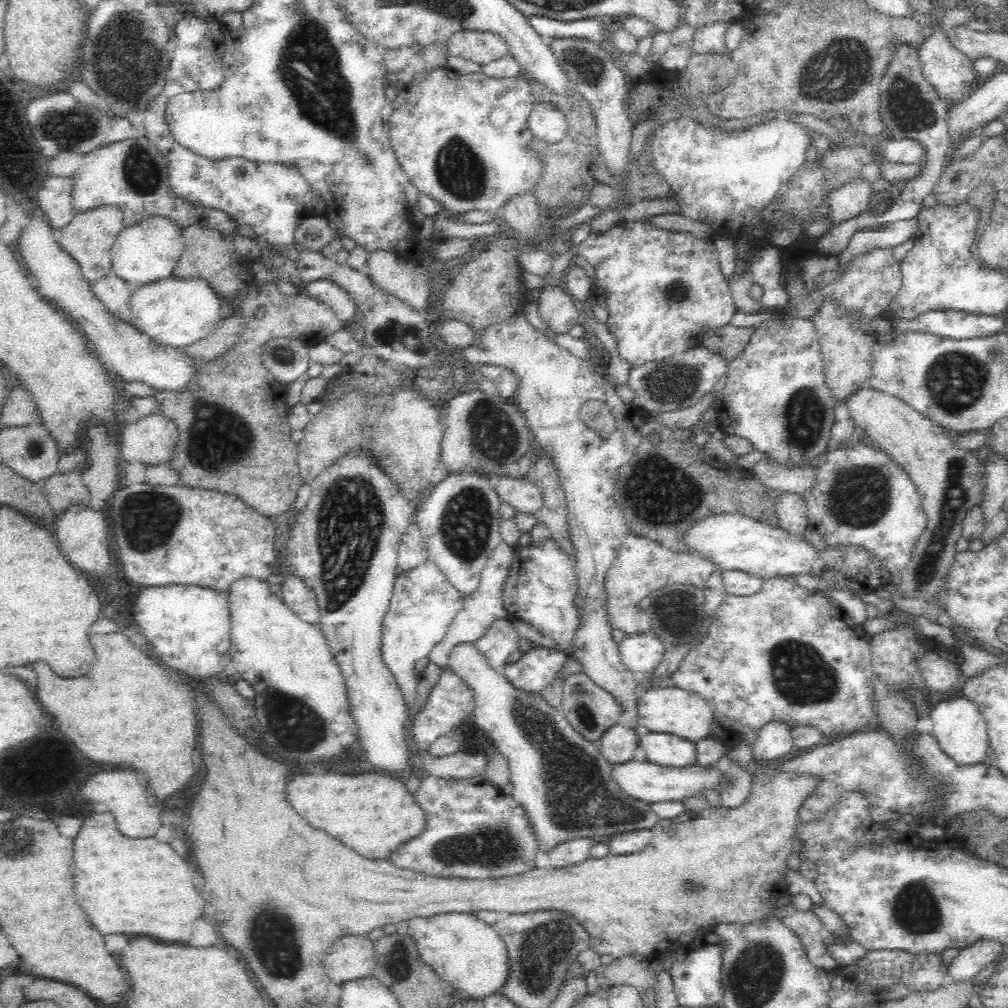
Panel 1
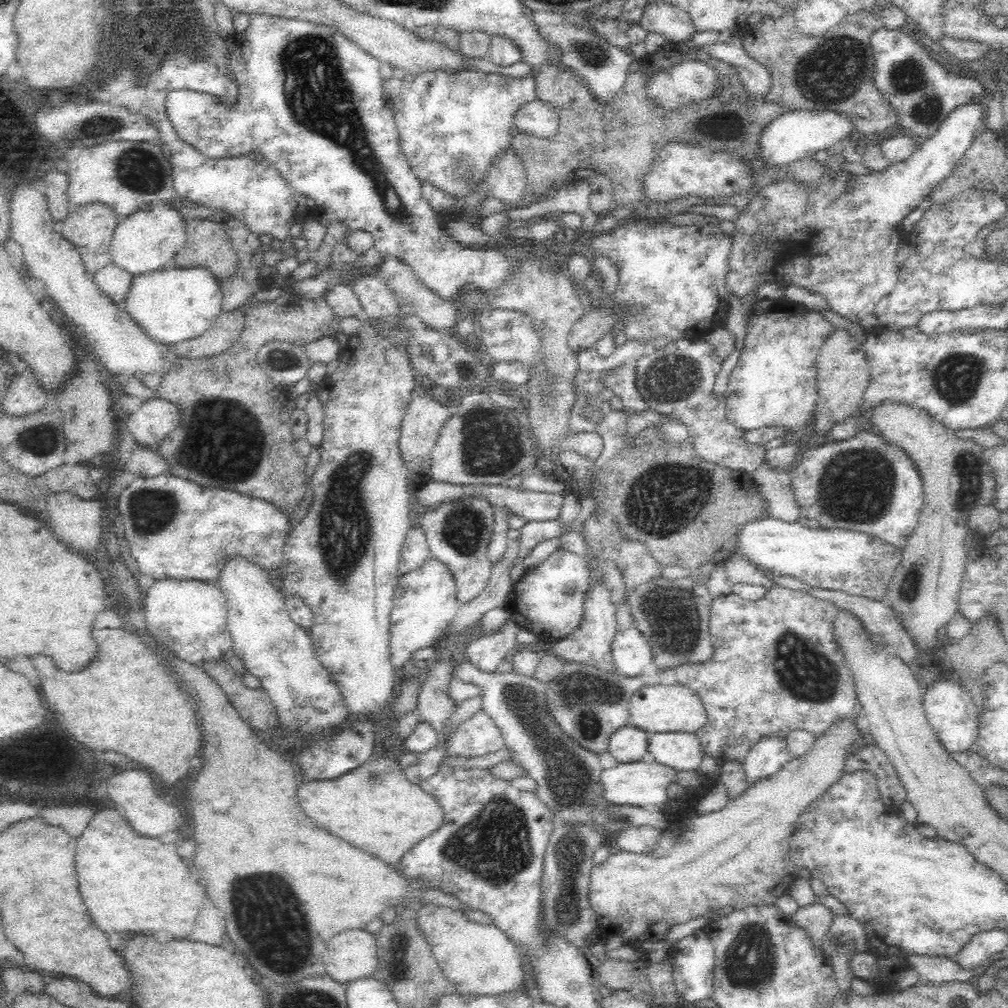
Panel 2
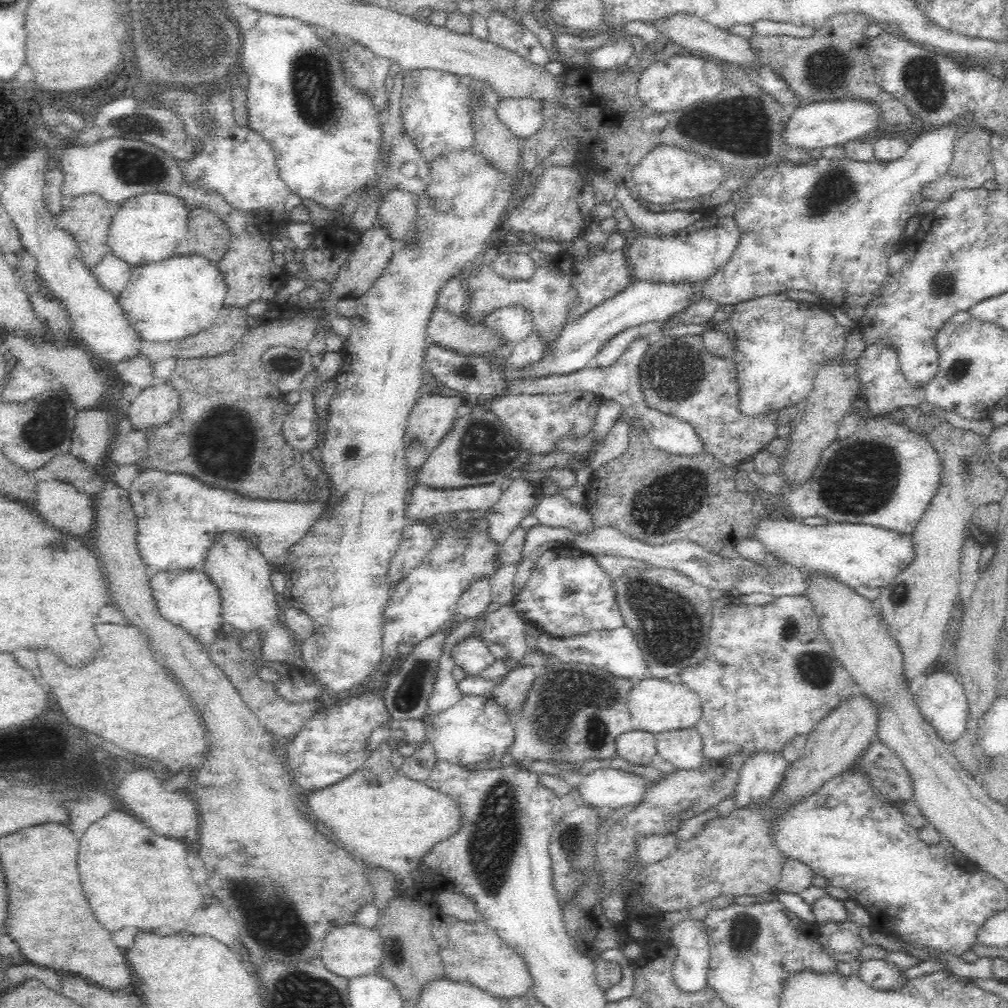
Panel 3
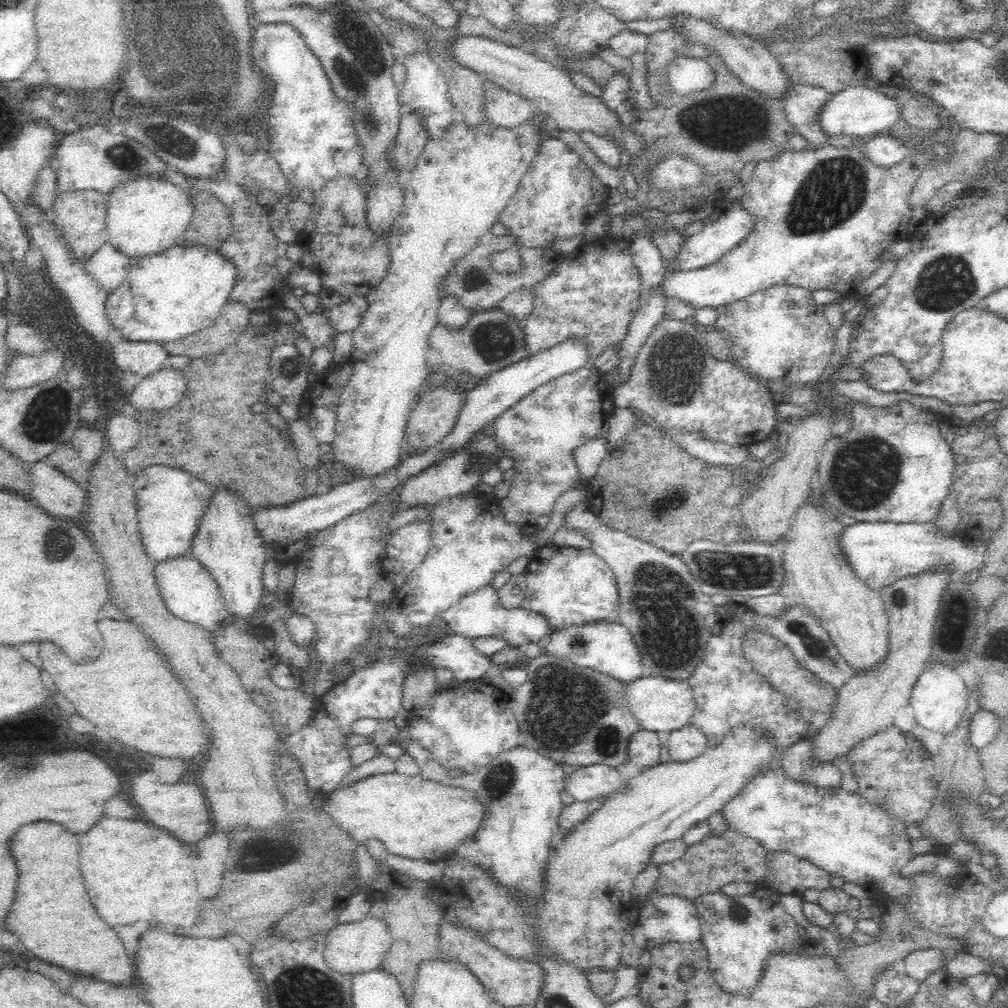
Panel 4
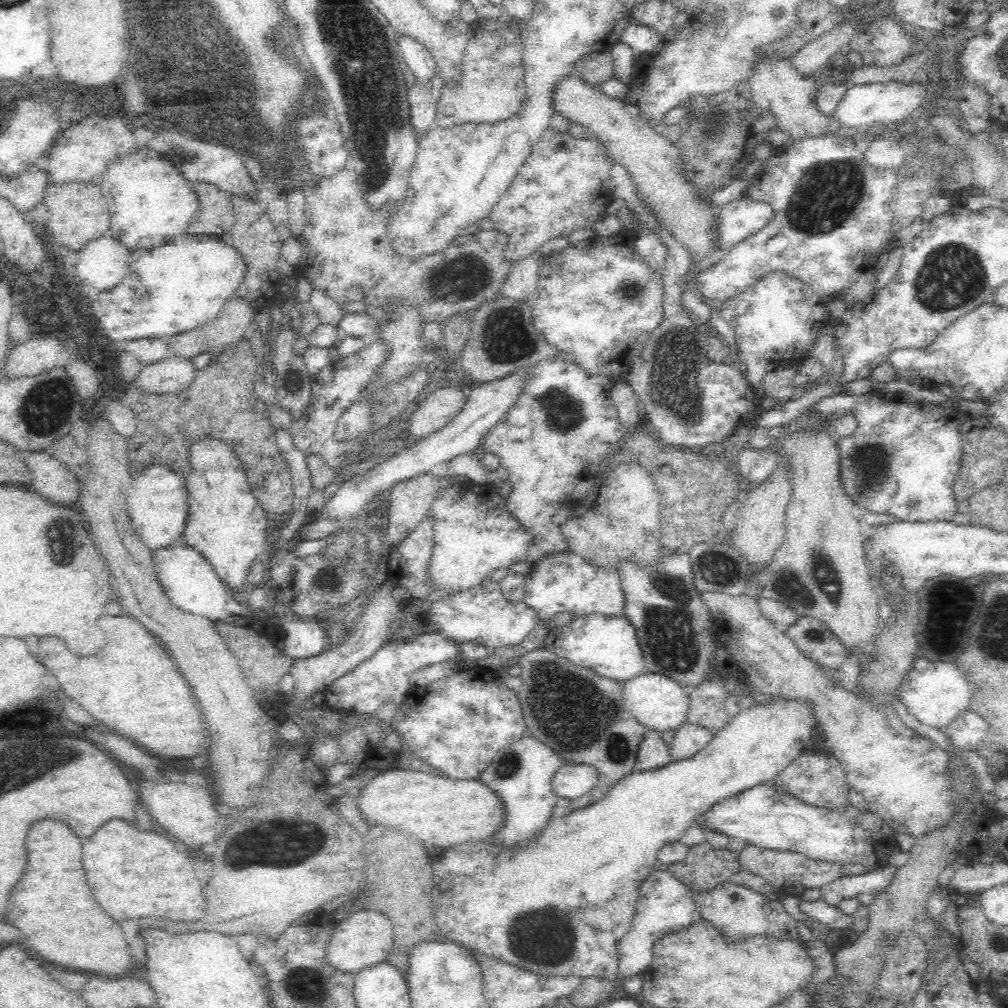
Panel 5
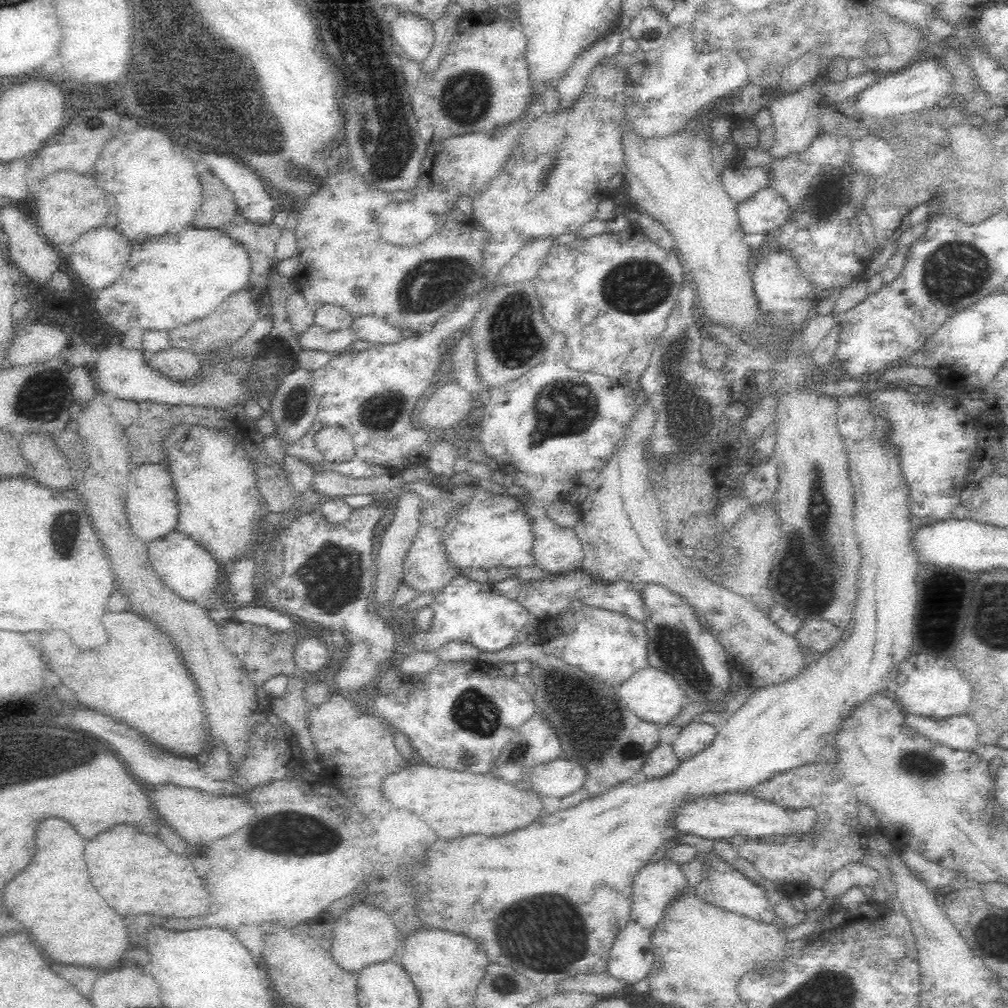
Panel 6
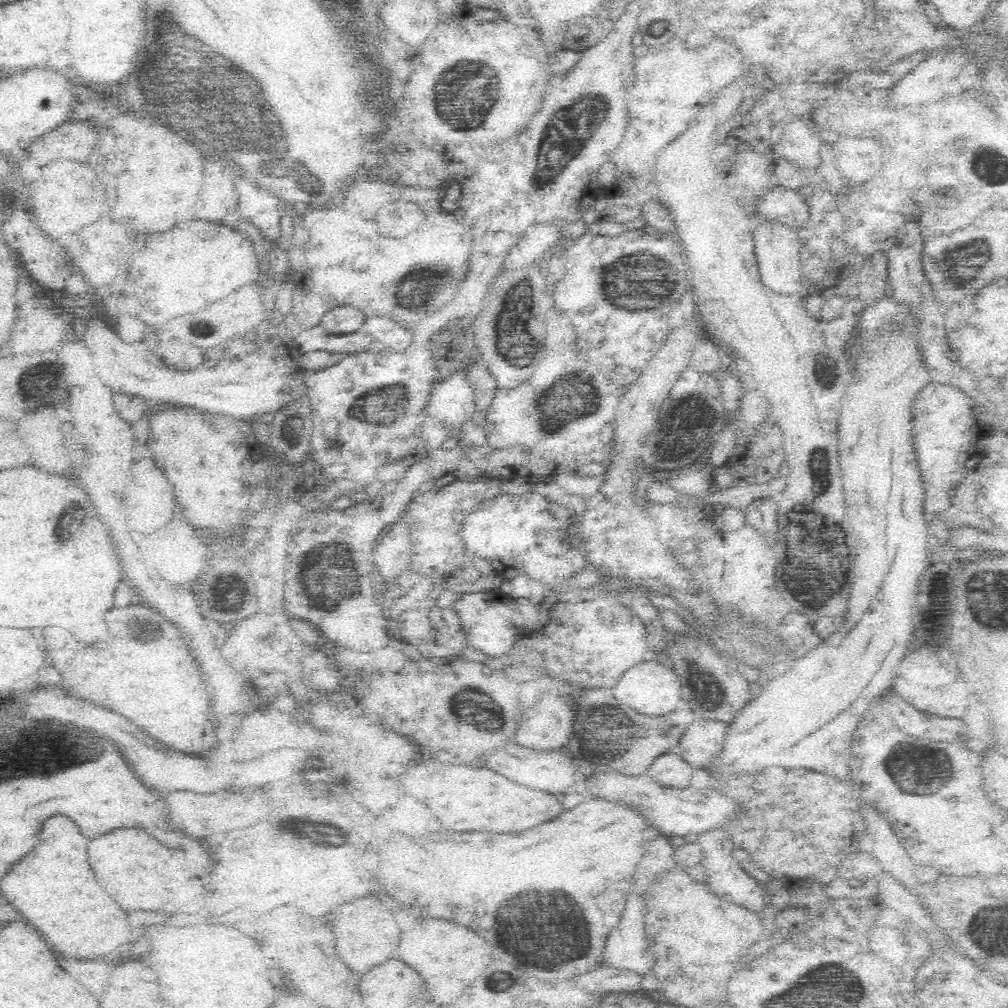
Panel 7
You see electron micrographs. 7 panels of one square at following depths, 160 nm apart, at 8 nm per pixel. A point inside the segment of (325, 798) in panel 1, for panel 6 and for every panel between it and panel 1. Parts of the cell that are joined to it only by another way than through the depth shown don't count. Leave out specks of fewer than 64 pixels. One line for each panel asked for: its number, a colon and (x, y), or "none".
2: (395, 814)
3: (392, 821)
4: (414, 816)
5: (442, 811)
6: (457, 804)

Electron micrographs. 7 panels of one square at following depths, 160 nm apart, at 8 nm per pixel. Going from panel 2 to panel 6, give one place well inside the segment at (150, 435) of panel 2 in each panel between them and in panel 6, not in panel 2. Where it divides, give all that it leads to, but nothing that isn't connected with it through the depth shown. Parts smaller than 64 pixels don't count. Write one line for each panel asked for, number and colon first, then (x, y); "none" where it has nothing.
3: (155, 404)
4: (161, 389)
5: (174, 373)
6: (177, 363)

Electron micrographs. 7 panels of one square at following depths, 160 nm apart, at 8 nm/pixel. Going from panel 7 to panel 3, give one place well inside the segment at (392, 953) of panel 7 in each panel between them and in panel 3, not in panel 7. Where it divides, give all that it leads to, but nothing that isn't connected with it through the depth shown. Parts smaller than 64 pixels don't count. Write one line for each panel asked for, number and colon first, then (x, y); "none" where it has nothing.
3: (351, 950)
4: (353, 948)
5: (364, 938)
6: (365, 935)

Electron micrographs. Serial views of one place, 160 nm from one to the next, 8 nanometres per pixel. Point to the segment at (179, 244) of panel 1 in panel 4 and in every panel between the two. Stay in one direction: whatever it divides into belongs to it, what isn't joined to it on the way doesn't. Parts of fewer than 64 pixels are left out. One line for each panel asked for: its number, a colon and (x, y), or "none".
2: (148, 239)
3: (147, 227)
4: (150, 213)

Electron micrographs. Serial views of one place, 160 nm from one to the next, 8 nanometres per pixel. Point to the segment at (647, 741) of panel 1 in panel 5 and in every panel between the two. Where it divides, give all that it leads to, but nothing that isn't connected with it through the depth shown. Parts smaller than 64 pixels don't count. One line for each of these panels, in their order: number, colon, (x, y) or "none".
2: (679, 750)
3: (684, 748)
4: (687, 742)
5: (689, 739)

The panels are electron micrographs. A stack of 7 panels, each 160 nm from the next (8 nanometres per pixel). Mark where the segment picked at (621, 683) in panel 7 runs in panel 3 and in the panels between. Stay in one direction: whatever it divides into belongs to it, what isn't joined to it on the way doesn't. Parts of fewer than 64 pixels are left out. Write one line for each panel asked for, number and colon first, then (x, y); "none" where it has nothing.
3: (656, 705)
4: (661, 705)
5: (657, 702)
6: (655, 696)

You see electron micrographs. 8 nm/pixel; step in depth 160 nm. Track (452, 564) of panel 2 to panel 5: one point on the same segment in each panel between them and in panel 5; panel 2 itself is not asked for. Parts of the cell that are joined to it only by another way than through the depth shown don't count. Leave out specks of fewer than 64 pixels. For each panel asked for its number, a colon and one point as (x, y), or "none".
3: (474, 602)
4: (479, 614)
5: (481, 614)

